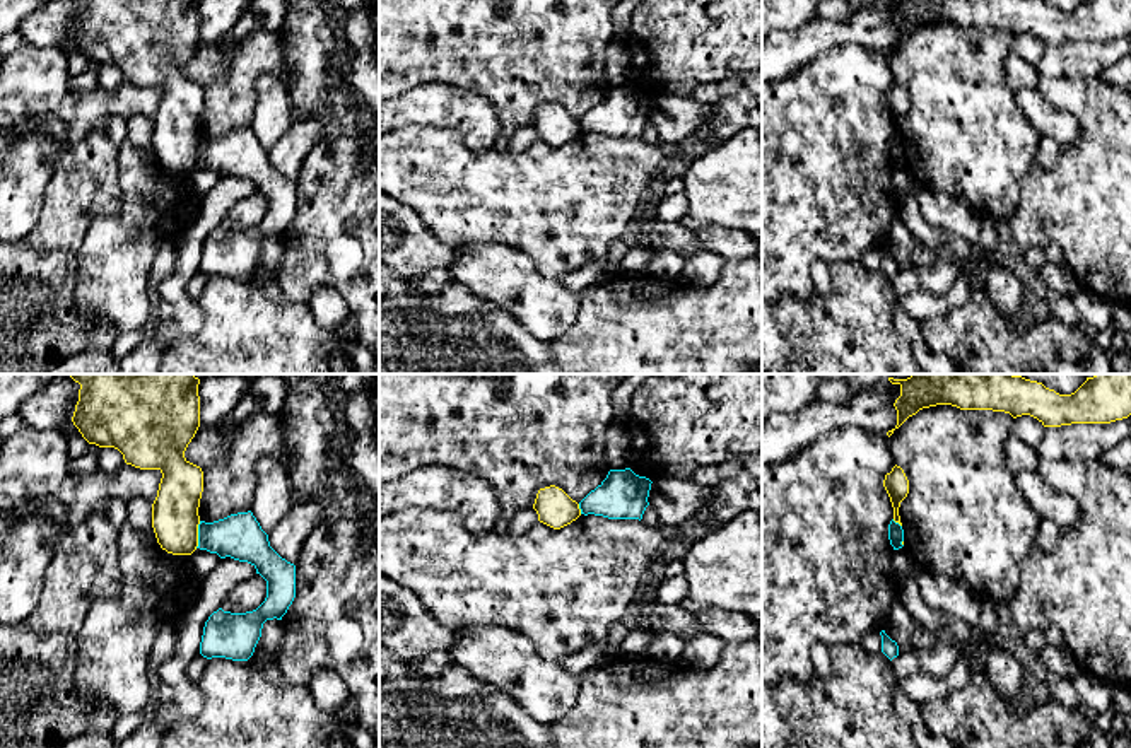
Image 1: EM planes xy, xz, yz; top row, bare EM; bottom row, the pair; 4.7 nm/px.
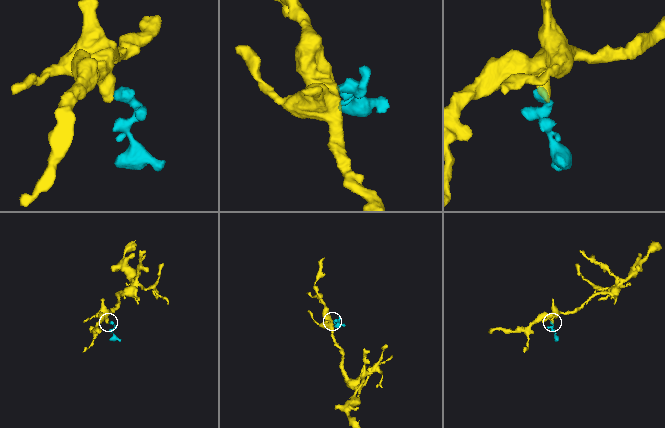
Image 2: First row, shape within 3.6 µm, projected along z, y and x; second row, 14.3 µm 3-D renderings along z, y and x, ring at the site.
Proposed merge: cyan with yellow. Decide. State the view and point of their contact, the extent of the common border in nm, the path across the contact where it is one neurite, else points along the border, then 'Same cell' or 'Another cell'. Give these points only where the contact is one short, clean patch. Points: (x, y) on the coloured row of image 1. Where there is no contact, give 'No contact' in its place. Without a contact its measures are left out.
Touches cyan at xy (199, 535). Shared border 130 nm. Boundary: xy (200, 521), (195, 547). Another cell

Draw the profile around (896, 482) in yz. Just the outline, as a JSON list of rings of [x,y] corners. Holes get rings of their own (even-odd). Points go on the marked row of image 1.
[[[894,466],[890,473],[885,475],[883,487],[890,497],[892,507],[894,507],[894,521],[900,523],[899,507],[900,502],[909,494],[909,480],[900,466]]]

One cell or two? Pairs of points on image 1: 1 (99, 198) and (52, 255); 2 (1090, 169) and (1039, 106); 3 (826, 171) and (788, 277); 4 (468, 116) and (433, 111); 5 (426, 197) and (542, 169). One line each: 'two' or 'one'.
1: one
2: two
3: one
4: one
5: one

